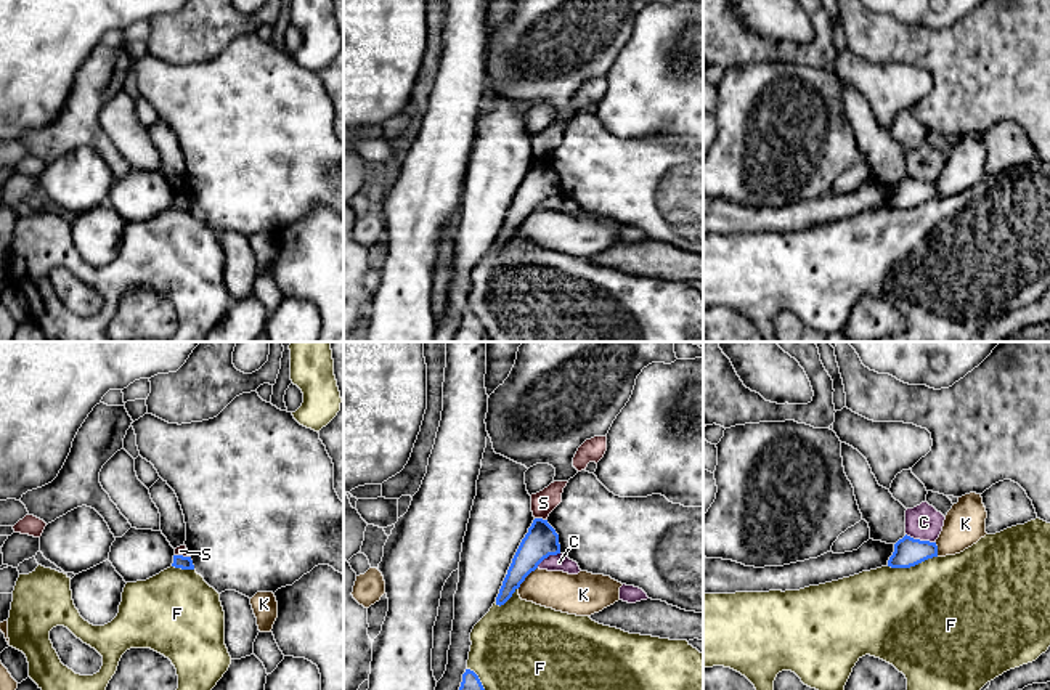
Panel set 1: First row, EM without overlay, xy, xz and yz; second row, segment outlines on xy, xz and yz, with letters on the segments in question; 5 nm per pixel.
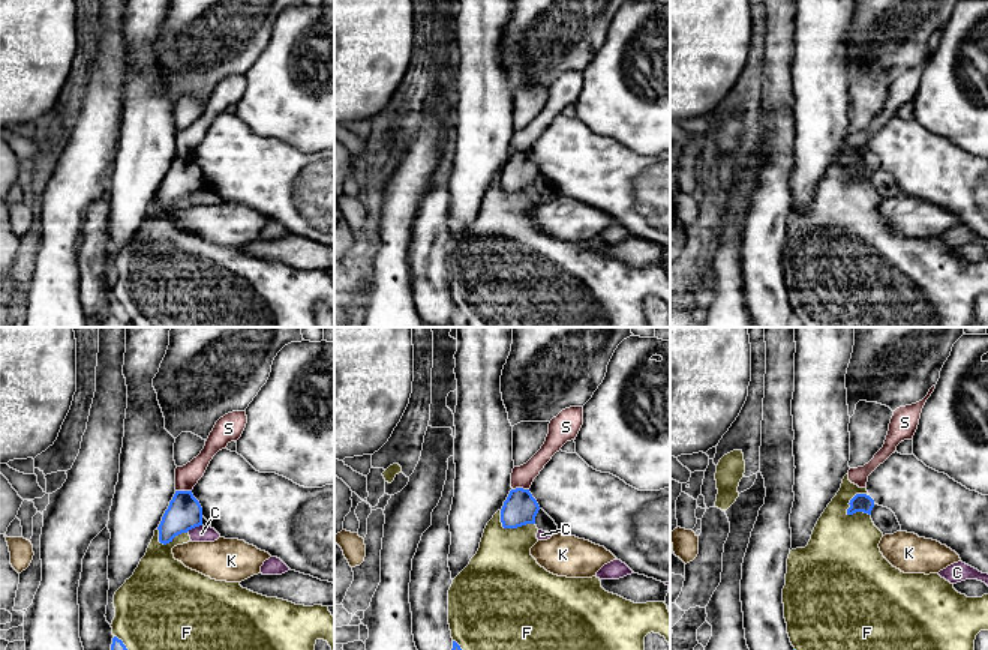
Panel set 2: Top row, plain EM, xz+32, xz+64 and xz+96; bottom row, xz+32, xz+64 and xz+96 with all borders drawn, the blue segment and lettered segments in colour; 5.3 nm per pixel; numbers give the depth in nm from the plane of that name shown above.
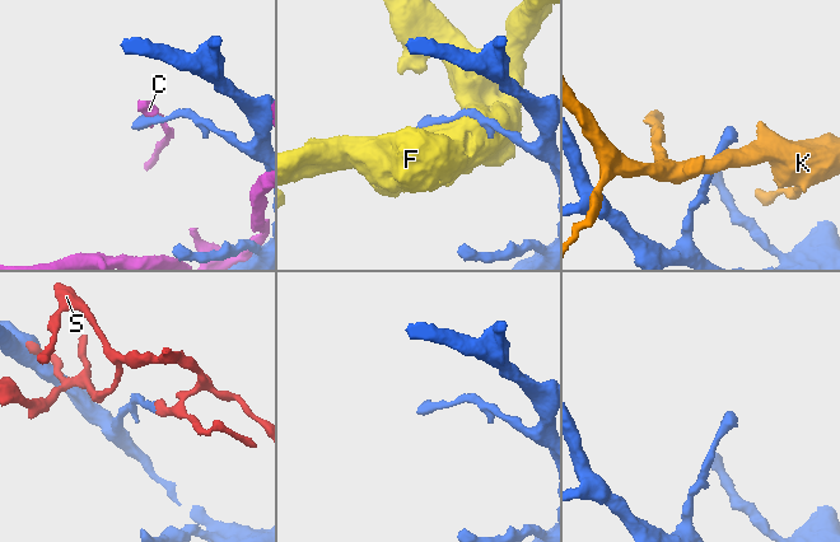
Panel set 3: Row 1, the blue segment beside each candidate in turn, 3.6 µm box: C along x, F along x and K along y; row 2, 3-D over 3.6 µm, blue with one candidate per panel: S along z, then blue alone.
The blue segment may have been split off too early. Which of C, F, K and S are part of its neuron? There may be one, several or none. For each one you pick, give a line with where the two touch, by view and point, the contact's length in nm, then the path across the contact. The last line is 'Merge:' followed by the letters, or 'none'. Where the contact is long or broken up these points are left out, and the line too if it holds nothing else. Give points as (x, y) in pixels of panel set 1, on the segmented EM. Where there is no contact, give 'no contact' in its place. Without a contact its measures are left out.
Merge: none

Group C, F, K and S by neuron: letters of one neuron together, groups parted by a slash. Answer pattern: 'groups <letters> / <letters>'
groups C / F / K / S

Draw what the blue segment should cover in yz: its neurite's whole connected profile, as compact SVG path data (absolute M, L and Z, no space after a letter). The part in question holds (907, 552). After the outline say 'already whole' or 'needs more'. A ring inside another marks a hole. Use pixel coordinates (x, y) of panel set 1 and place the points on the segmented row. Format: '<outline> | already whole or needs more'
M904 536L894 544L894 552L888 560L891 568L910 568L928 558L938 557L936 542Z | already whole

